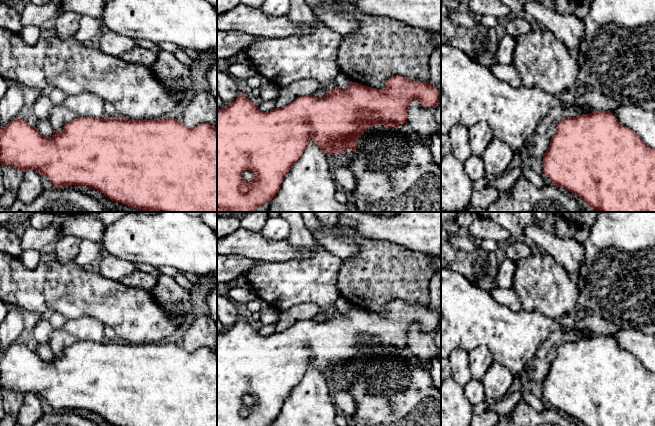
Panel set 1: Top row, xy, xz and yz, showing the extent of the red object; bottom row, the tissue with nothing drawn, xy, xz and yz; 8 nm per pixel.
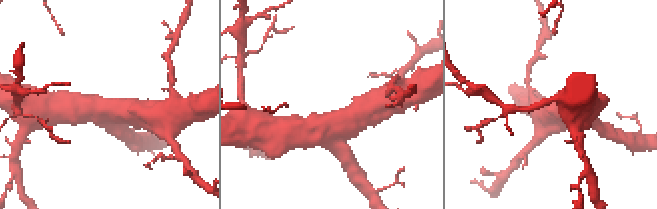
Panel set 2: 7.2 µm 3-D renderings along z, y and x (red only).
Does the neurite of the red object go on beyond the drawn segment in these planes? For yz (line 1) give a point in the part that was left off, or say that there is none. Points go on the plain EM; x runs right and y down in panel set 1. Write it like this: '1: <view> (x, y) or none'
1: none

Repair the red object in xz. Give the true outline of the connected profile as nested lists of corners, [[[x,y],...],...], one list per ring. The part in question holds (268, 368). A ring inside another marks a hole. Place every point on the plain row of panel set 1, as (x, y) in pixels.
[[[391,300],[385,306],[384,313],[377,313],[361,309],[356,306],[350,305],[349,312],[347,314],[335,311],[331,315],[328,315],[324,321],[316,321],[314,319],[307,319],[298,321],[294,326],[288,328],[283,332],[275,332],[270,336],[261,336],[253,326],[246,322],[244,318],[240,318],[238,322],[229,329],[225,329],[223,333],[217,334],[217,426],[268,426],[271,425],[278,417],[285,400],[288,398],[293,388],[298,385],[306,374],[310,364],[312,363],[317,370],[325,377],[343,377],[347,373],[351,373],[352,376],[356,374],[358,368],[358,362],[371,350],[385,349],[386,351],[395,351],[407,347],[409,328],[414,324],[418,324],[425,332],[438,330],[439,317],[436,311],[432,310],[429,305],[412,305],[403,300]],[[244,395],[250,395],[254,397],[252,405],[247,406],[243,401]]]

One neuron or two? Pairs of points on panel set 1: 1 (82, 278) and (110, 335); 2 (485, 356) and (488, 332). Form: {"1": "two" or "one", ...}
{"1": "two", "2": "two"}

